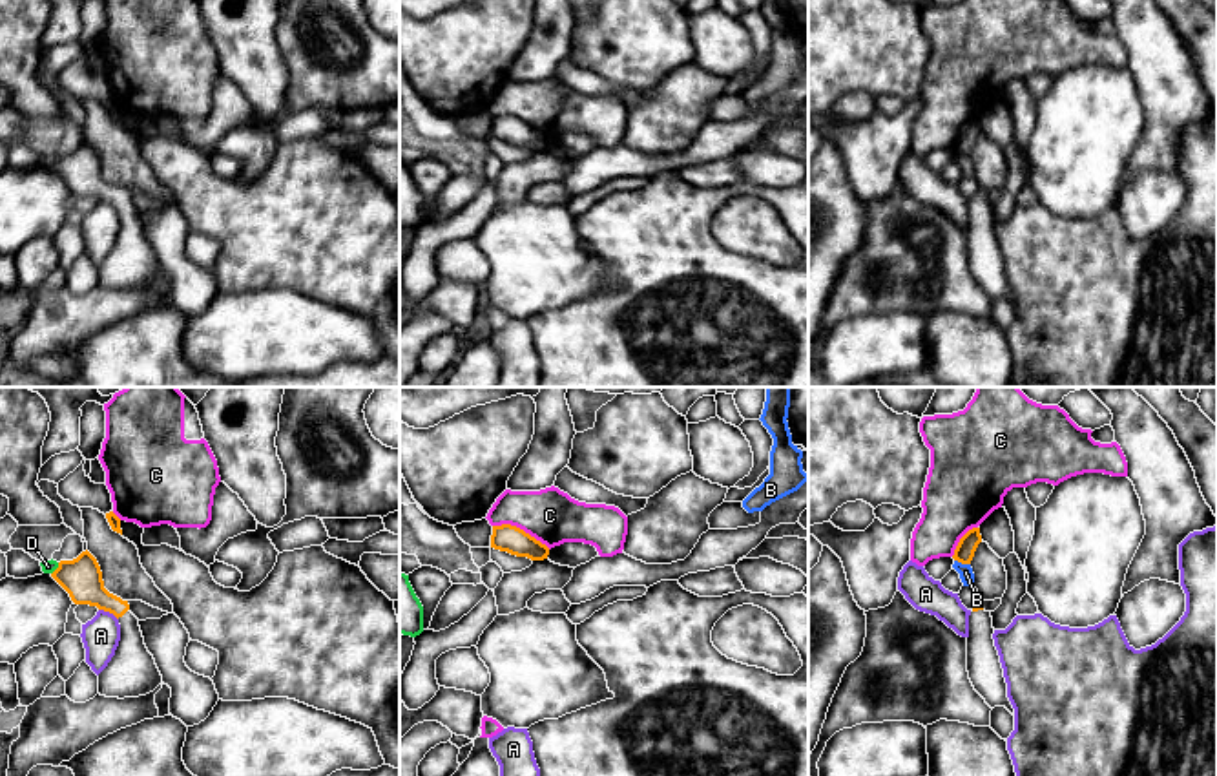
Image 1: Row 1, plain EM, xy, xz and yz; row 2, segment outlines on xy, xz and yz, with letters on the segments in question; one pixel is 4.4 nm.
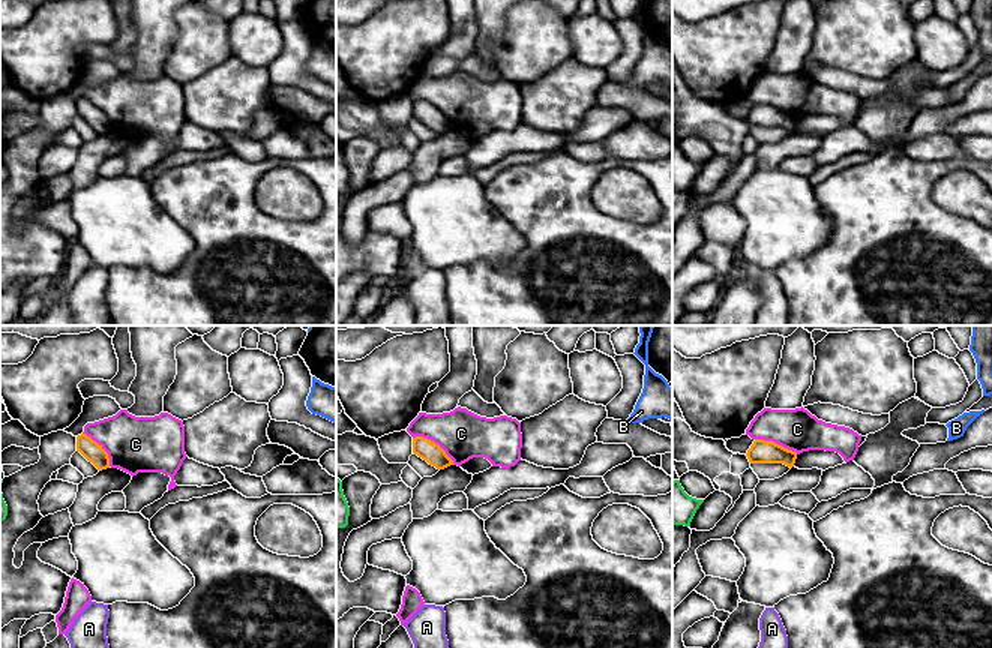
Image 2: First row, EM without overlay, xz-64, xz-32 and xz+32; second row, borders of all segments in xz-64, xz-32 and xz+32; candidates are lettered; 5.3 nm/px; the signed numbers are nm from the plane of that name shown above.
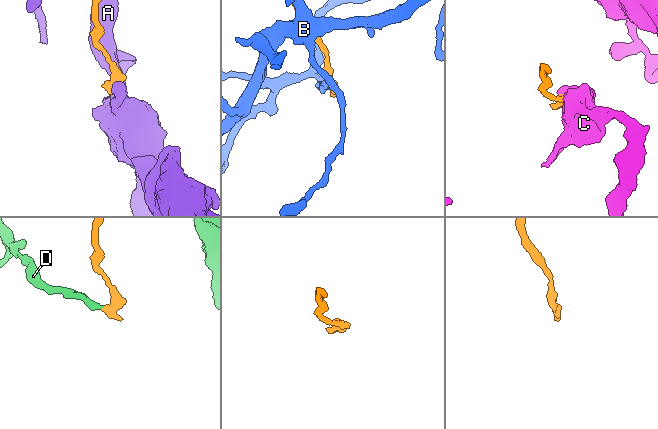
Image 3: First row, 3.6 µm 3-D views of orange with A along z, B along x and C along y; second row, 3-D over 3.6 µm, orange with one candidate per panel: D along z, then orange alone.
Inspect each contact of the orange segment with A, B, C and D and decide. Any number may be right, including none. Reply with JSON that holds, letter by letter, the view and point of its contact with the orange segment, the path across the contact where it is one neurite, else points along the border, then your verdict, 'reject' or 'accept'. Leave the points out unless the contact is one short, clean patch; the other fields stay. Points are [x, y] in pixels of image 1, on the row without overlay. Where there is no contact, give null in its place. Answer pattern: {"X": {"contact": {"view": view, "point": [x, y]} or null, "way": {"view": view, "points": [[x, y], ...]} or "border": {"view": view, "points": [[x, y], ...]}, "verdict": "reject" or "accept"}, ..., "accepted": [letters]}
{"A": {"contact": {"view": "xy", "point": [108, 201]}, "border": {"view": "xy", "points": [[99, 199], [117, 210]]}, "verdict": "reject"}, "B": {"contact": {"view": "yz", "point": [962, 154]}, "border": {"view": "yz", "points": [[955, 150], [969, 156]]}, "verdict": "reject"}, "C": {"contact": {"view": "xz", "point": [522, 121]}, "border": {"view": "xz", "points": [[493, 115], [515, 115], [550, 139]]}, "verdict": "reject"}, "D": {"contact": {"view": "xy", "point": [57, 159]}, "way": {"view": "xy", "points": [[81, 168], [57, 159], [48, 157]]}, "verdict": "accept"}, "accepted": ["D"]}

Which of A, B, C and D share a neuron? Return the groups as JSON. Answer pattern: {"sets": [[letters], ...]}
{"sets": [["A"], ["B"], ["C"], ["D"]]}

